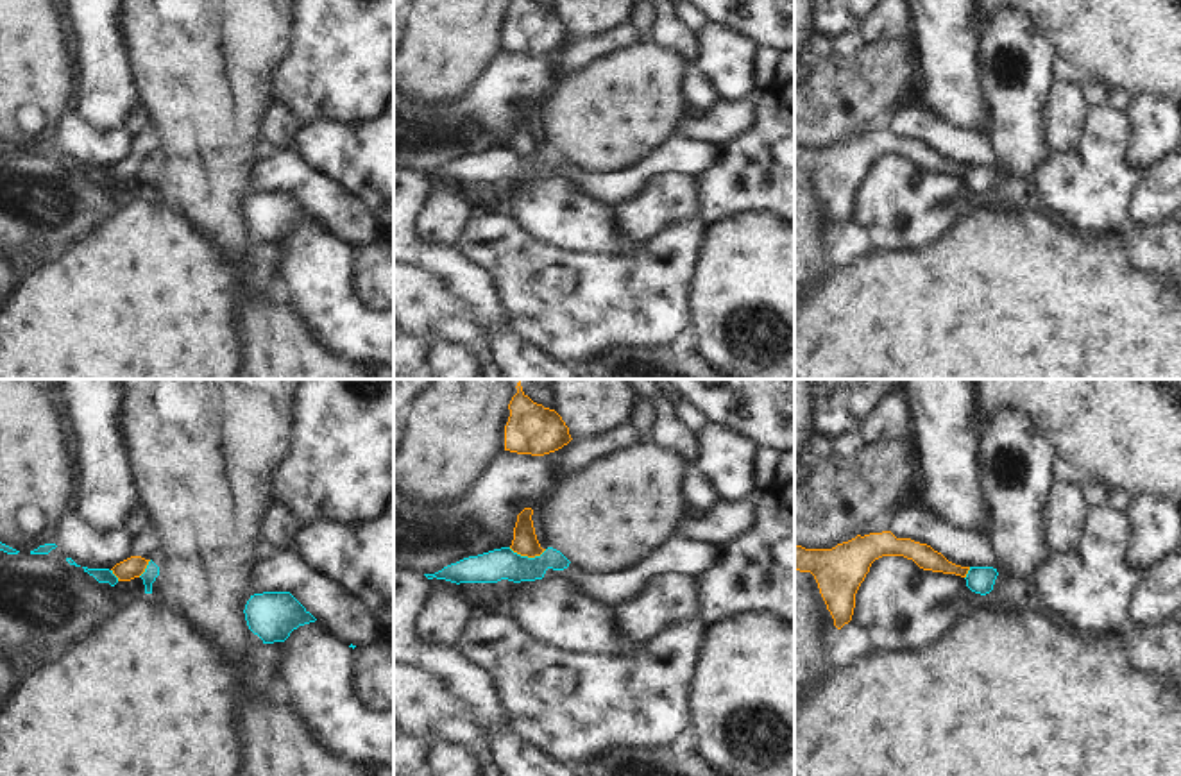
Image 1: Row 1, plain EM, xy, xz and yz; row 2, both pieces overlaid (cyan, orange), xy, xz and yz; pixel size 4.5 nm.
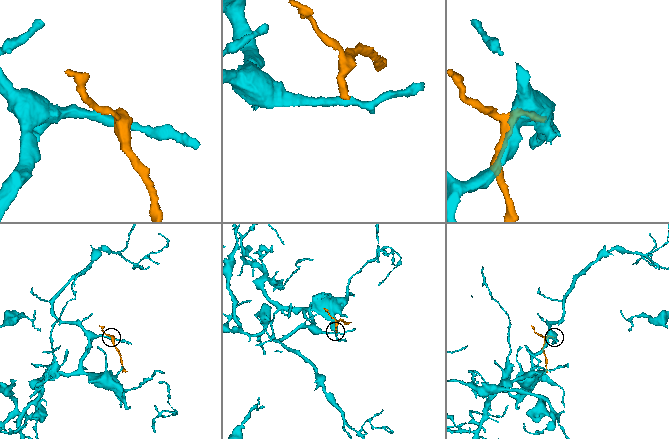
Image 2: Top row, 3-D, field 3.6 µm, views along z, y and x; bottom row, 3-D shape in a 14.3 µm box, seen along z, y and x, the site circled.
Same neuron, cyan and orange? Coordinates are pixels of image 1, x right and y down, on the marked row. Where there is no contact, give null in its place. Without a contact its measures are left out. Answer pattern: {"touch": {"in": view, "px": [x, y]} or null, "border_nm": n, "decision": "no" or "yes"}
{"touch": {"in": "xz", "px": [526, 556]}, "border_nm": 180, "decision": "no"}

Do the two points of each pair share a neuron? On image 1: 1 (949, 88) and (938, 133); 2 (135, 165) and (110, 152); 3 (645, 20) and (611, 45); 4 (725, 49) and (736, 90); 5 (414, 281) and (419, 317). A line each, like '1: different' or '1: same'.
1: different
2: different
3: different
4: same
5: same

